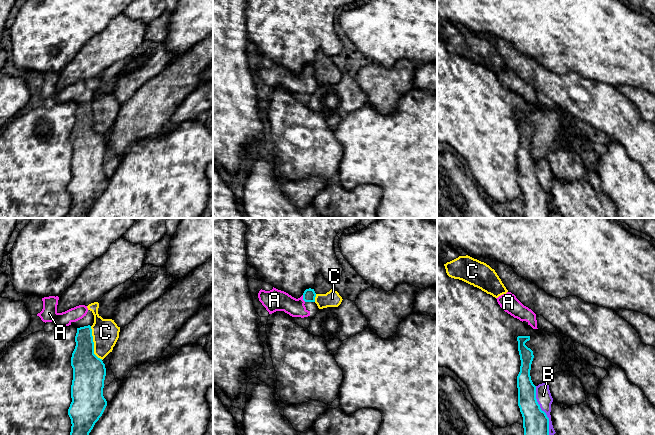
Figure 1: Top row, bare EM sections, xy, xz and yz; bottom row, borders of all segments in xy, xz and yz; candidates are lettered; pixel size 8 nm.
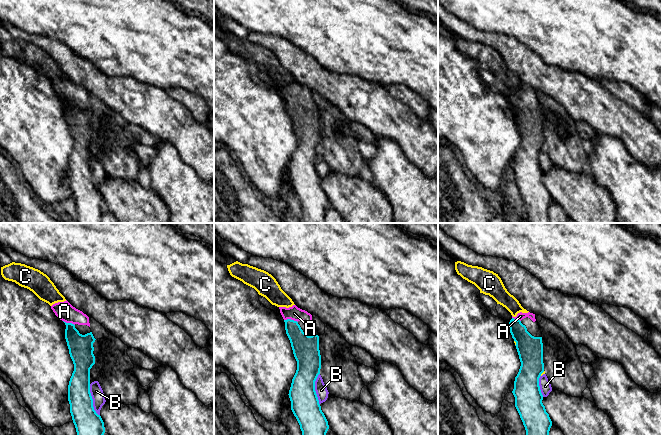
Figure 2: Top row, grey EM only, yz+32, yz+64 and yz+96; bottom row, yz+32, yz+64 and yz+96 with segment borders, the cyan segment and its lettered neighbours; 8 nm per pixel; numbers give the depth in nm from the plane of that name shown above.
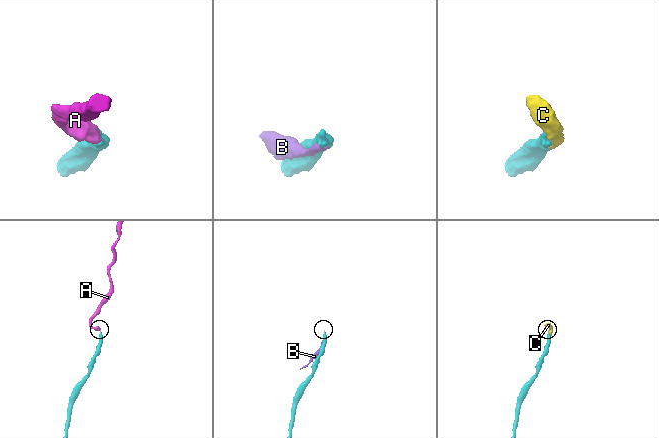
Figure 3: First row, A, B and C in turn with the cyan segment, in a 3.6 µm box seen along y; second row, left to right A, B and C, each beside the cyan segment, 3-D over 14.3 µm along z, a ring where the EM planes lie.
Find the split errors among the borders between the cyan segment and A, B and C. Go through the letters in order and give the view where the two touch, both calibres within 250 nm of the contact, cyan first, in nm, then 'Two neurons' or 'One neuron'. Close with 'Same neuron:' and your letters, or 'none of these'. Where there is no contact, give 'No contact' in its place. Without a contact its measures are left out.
A: Touches cyan in xz. Thickness 100 nm (cyan) against 180 nm. One neuron
B: Touches cyan in yz. Thickness 200 nm (cyan) against 120 nm. Two neurons
C: Touches cyan in xy. Thickness 260 nm (cyan) against 220 nm. Two neurons
Same neuron: A

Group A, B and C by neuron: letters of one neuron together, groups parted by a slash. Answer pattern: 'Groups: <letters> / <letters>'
Groups: A / B C

